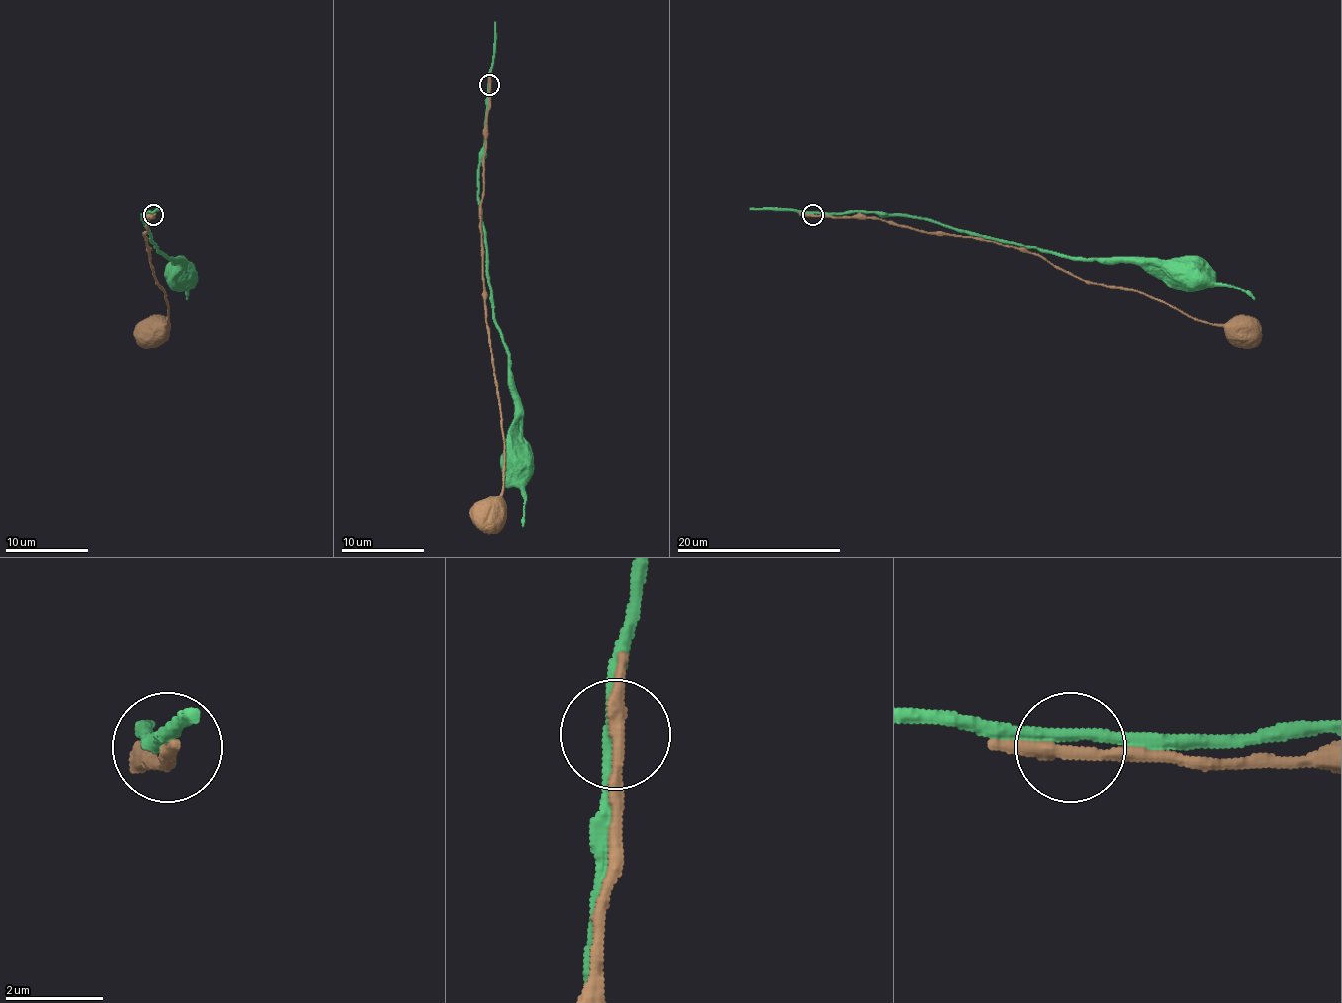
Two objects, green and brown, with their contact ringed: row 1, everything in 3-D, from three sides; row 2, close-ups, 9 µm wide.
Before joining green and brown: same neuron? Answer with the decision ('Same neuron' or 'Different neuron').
Different neuron

